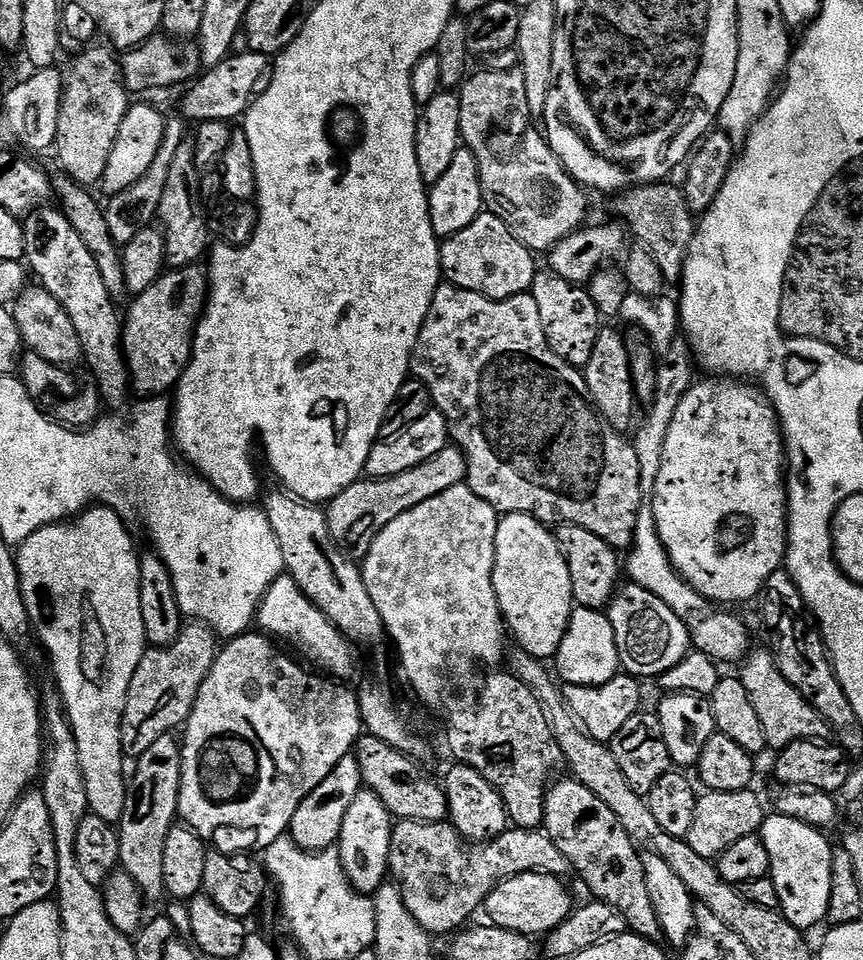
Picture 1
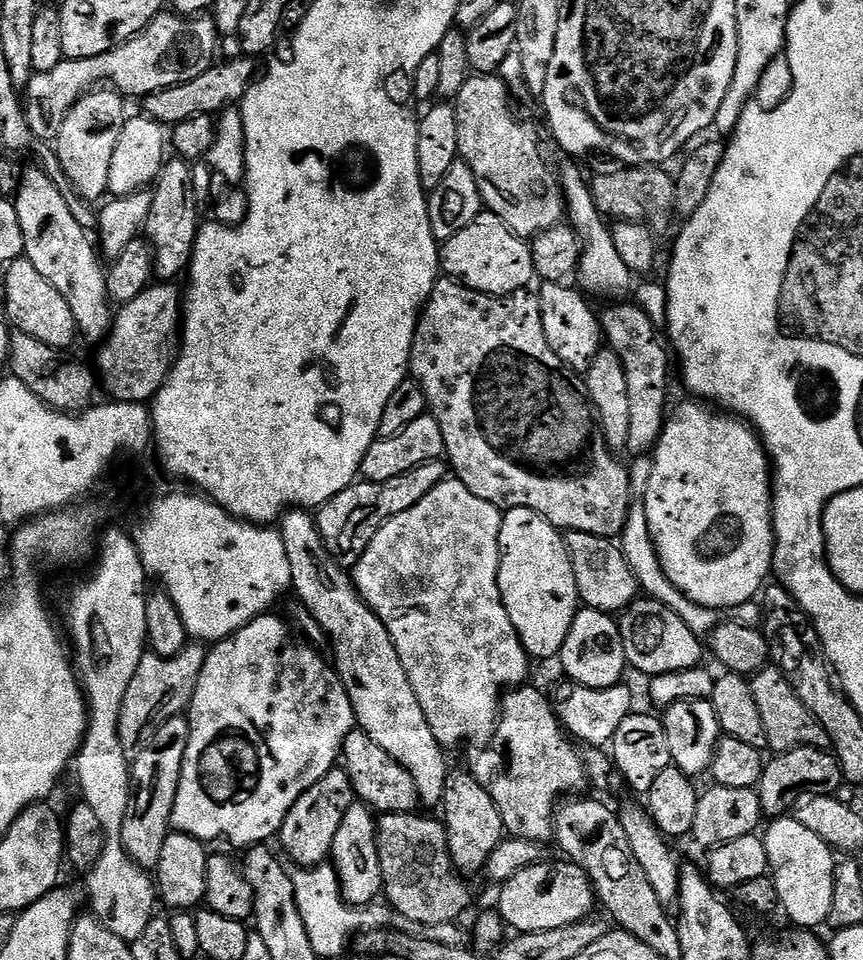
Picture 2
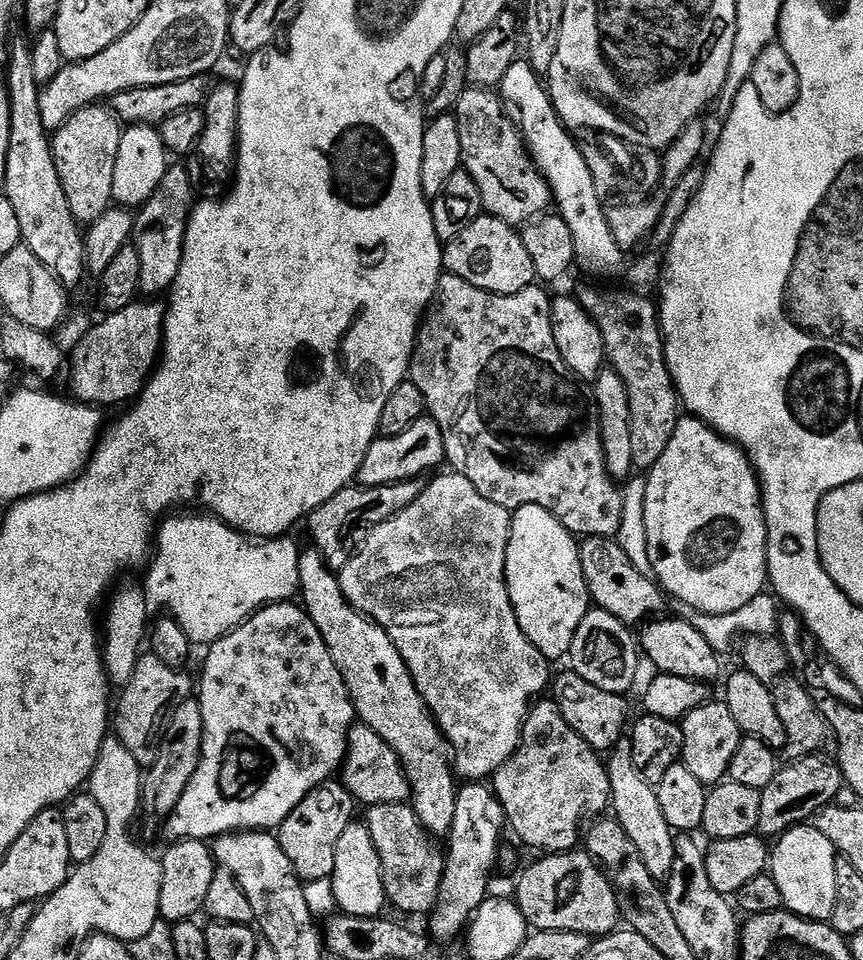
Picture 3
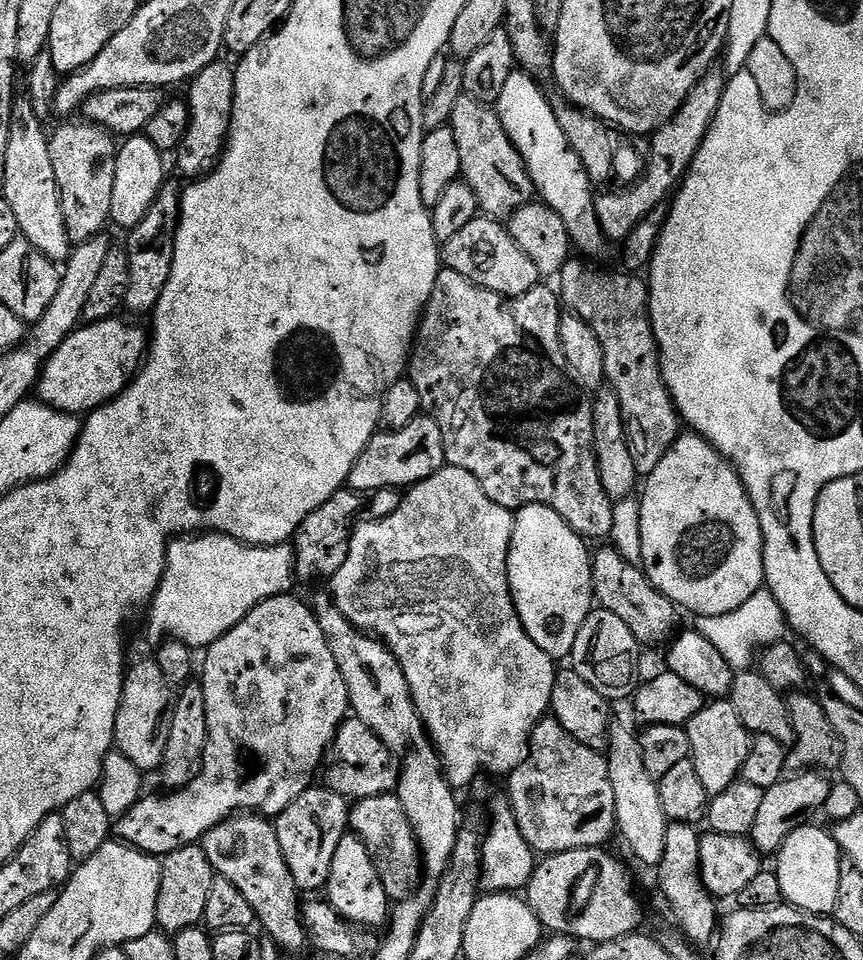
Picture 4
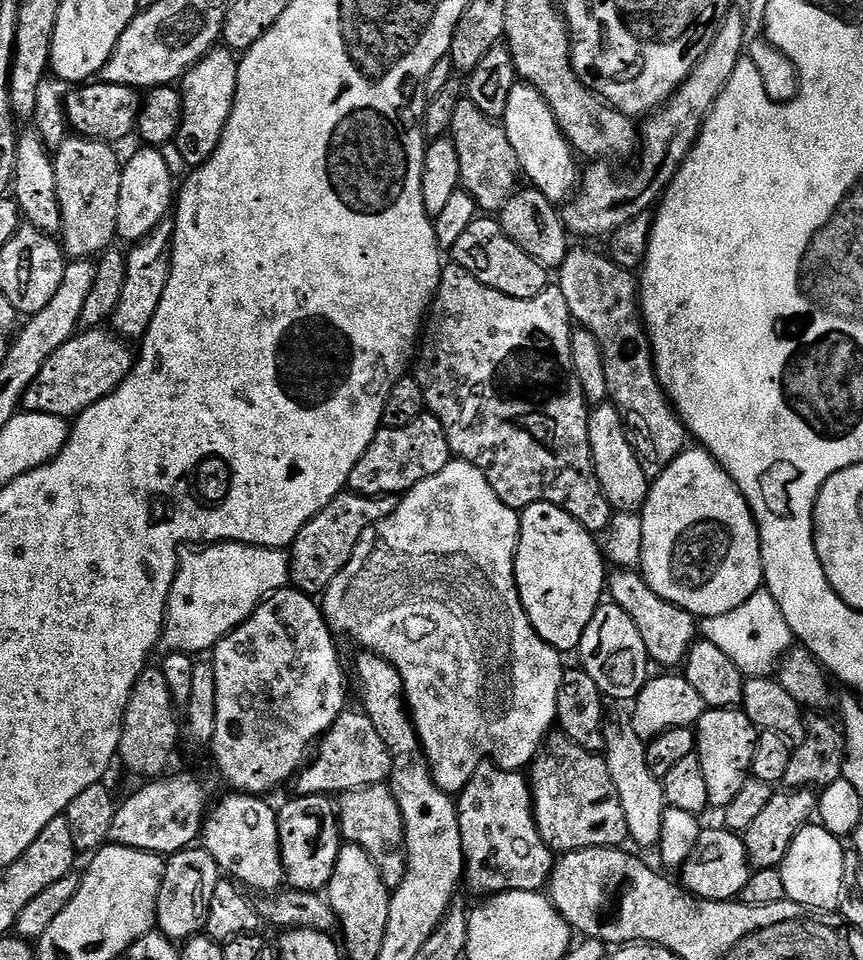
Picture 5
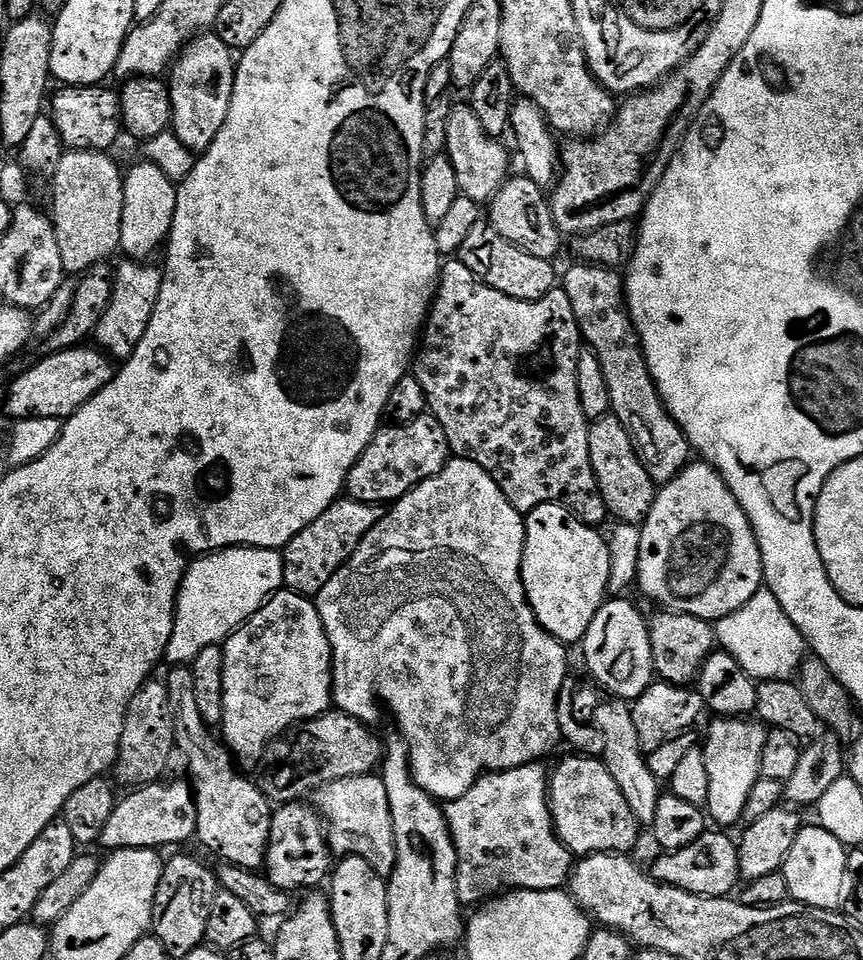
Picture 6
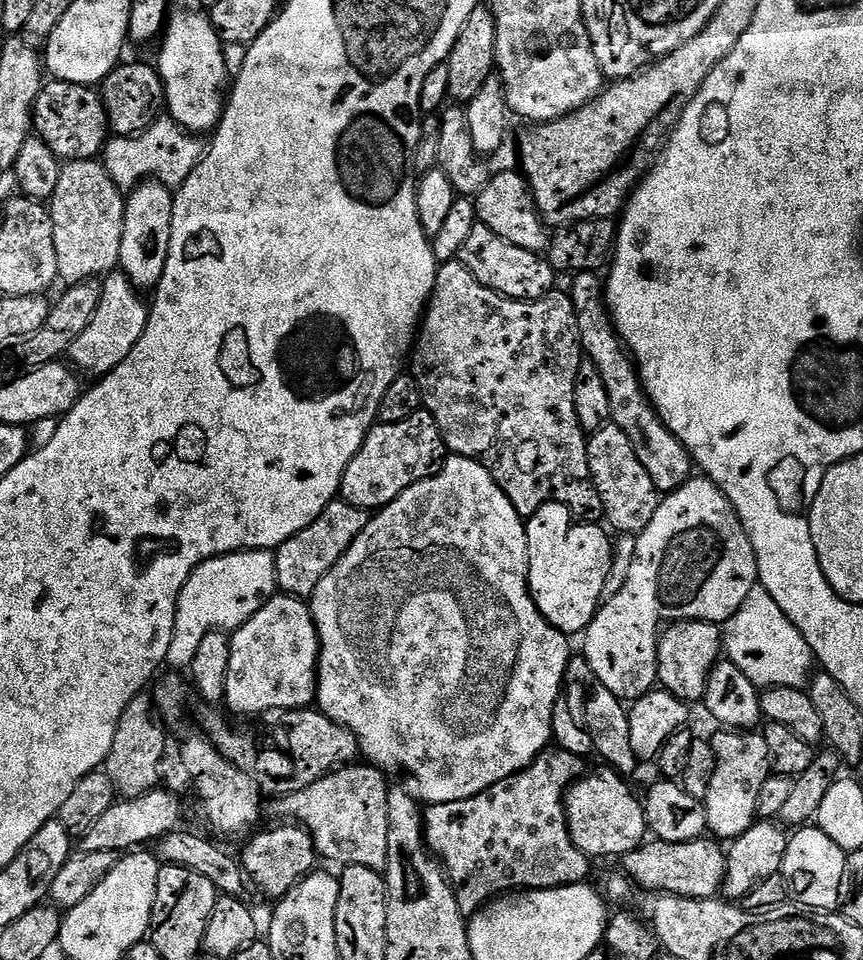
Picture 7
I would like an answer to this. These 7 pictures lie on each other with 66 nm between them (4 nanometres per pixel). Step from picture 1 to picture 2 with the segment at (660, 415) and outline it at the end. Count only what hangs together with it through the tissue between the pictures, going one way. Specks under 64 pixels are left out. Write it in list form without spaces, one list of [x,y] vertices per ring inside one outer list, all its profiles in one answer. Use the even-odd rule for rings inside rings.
[[[645,454],[635,457],[631,462],[633,463],[630,464],[632,505],[628,508],[624,531],[618,537],[618,543],[624,552],[626,562],[630,566],[630,570],[634,570],[636,580],[640,584],[640,591],[645,597],[657,600],[662,606],[674,610],[674,614],[678,614],[678,618],[682,618],[682,622],[686,622],[686,626],[690,626],[694,635],[701,638],[707,637],[726,620],[725,613],[718,608],[698,606],[698,602],[686,598],[686,594],[682,594],[682,590],[678,590],[674,586],[674,582],[670,582],[670,578],[666,578],[666,570],[662,570],[660,555],[656,553],[654,538],[650,534],[650,522],[646,522],[646,506],[644,505],[644,495],[647,488],[650,487],[650,474],[654,474],[652,456]]]

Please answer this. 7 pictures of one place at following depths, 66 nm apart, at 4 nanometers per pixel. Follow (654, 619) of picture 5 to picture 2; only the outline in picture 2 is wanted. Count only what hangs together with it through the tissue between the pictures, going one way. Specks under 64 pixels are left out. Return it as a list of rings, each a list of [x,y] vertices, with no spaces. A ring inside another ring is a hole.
[[[568,532],[566,543],[574,566],[574,578],[578,582],[578,594],[587,607],[620,614],[641,595],[634,570],[630,570],[624,552],[615,539],[585,532]]]

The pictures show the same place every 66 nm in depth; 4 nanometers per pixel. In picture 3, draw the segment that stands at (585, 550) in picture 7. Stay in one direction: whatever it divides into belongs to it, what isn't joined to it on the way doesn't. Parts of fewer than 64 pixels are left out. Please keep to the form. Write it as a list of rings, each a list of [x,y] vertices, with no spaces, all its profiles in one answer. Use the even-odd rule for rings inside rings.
[[[522,506],[512,512],[510,538],[506,546],[506,582],[510,602],[514,606],[514,614],[518,618],[518,626],[522,626],[522,634],[550,662],[556,662],[572,651],[574,634],[578,634],[578,626],[582,626],[582,618],[590,611],[590,597],[586,578],[582,574],[582,558],[577,537],[550,514],[542,506]]]

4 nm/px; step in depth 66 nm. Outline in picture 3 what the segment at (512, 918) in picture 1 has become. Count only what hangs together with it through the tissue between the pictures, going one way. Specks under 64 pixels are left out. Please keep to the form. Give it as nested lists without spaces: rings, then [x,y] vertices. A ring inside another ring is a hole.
[[[584,850],[545,855],[516,884],[514,902],[536,932],[574,931],[590,938],[611,936],[621,923],[620,905],[608,873]]]

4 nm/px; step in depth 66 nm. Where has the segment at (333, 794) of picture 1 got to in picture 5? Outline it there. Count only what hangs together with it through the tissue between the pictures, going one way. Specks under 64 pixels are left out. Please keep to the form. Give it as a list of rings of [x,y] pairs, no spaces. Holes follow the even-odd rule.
[[[313,794],[310,796],[293,795],[291,799],[289,804],[279,805],[276,818],[280,839],[280,861],[284,867],[287,887],[296,888],[300,892],[323,893],[328,887],[330,878],[334,878],[334,870],[342,847],[340,822],[333,797],[328,794]]]

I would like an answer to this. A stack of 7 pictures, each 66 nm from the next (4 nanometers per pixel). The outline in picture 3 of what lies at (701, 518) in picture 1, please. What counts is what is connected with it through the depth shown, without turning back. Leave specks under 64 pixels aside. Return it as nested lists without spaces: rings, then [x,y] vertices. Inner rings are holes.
[[[685,415],[676,424],[670,446],[662,458],[647,469],[646,542],[652,563],[651,575],[673,601],[689,604],[699,612],[734,614],[746,602],[765,591],[768,579],[768,527],[764,502],[760,499],[760,478],[739,444],[715,432],[695,416]]]

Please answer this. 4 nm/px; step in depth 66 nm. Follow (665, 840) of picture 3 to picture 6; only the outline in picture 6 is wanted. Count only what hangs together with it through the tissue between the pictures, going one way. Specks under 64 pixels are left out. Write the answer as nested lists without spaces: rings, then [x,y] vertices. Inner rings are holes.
[[[618,698],[609,701],[597,708],[594,717],[595,726],[602,734],[602,759],[610,774],[614,774],[614,782],[618,782],[618,790],[622,790],[622,798],[626,798],[634,818],[641,826],[650,826],[654,822],[654,810],[658,810],[662,784],[654,778],[654,774],[650,774],[650,764],[640,746],[640,731],[638,726],[634,726],[629,703]]]

